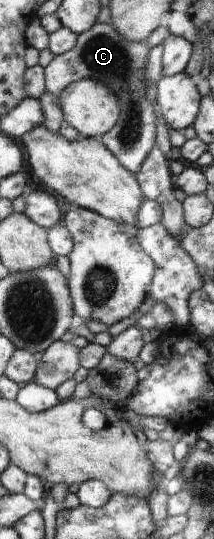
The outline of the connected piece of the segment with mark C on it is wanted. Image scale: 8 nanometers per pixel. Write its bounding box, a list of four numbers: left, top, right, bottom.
[44,24,157,174]

